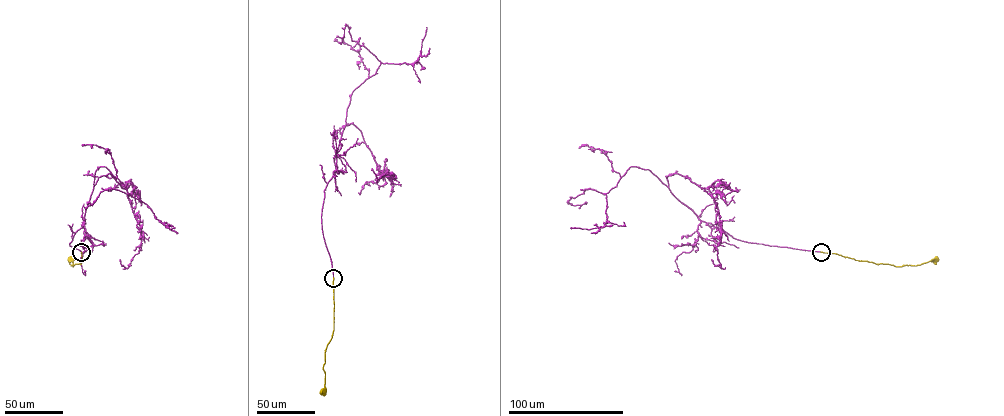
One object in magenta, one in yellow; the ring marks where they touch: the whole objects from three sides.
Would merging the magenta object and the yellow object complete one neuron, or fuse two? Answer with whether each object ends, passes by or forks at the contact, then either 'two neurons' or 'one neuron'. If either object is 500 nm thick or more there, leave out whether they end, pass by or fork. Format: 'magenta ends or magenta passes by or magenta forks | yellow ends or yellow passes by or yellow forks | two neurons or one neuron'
magenta ends | yellow ends | one neuron

